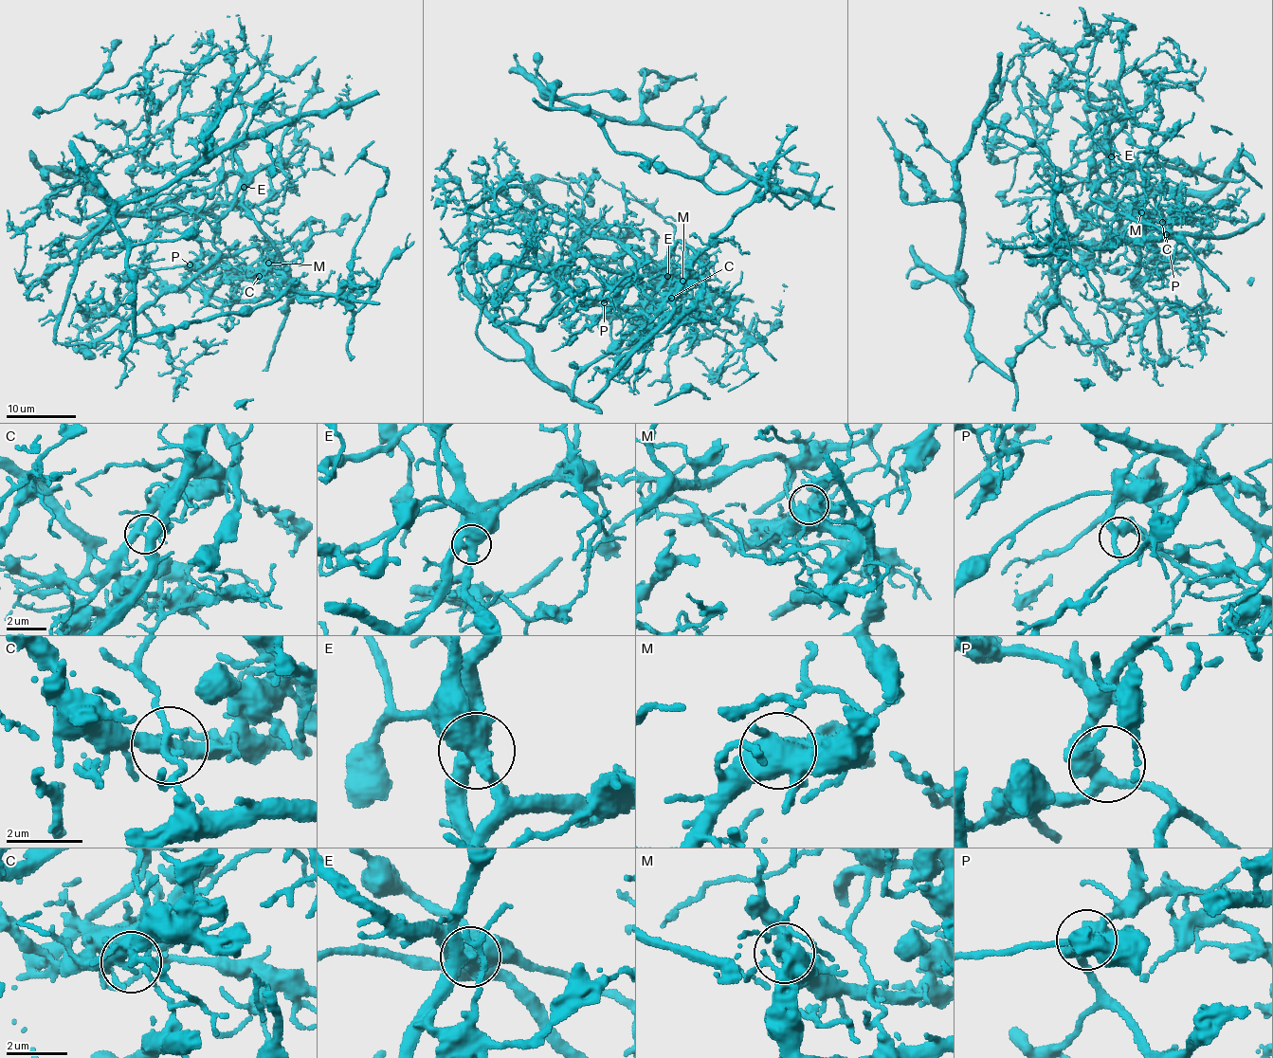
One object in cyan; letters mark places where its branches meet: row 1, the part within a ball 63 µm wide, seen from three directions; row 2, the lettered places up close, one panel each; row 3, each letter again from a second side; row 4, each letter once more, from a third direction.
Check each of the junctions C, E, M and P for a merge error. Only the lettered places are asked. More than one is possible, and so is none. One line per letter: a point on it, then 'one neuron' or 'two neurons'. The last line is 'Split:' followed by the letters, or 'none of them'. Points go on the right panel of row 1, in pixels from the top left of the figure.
C: at (1162, 222); two neurons
E: at (1111, 156); two neurons
M: at (1141, 212); one neuron
P: at (1166, 234); one neuron
Split: C, E

